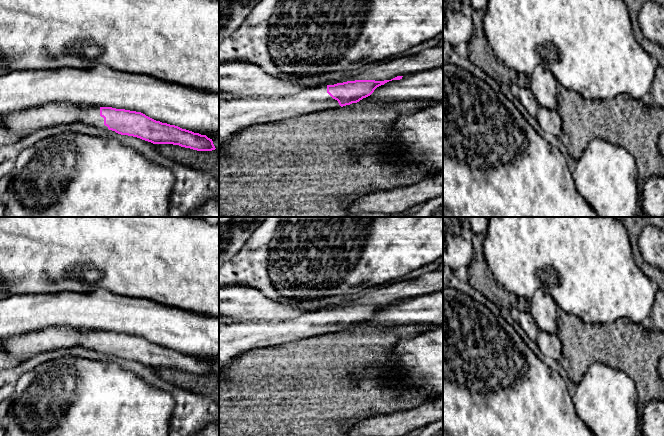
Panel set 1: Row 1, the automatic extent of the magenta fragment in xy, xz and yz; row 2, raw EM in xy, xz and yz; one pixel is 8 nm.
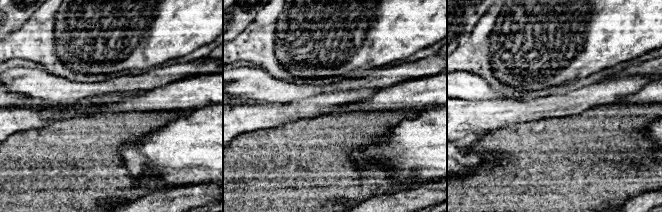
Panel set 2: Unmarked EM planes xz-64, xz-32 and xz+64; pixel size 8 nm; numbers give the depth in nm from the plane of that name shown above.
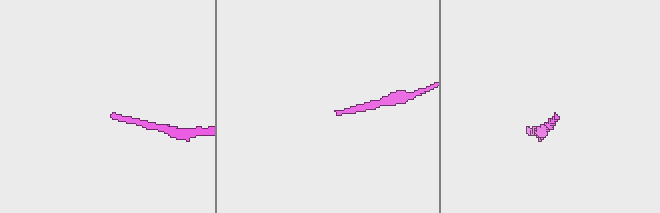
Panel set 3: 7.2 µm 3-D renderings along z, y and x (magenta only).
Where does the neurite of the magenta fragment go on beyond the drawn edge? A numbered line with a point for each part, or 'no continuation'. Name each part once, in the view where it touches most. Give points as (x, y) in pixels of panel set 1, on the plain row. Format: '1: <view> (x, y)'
1: xy (90, 340)

